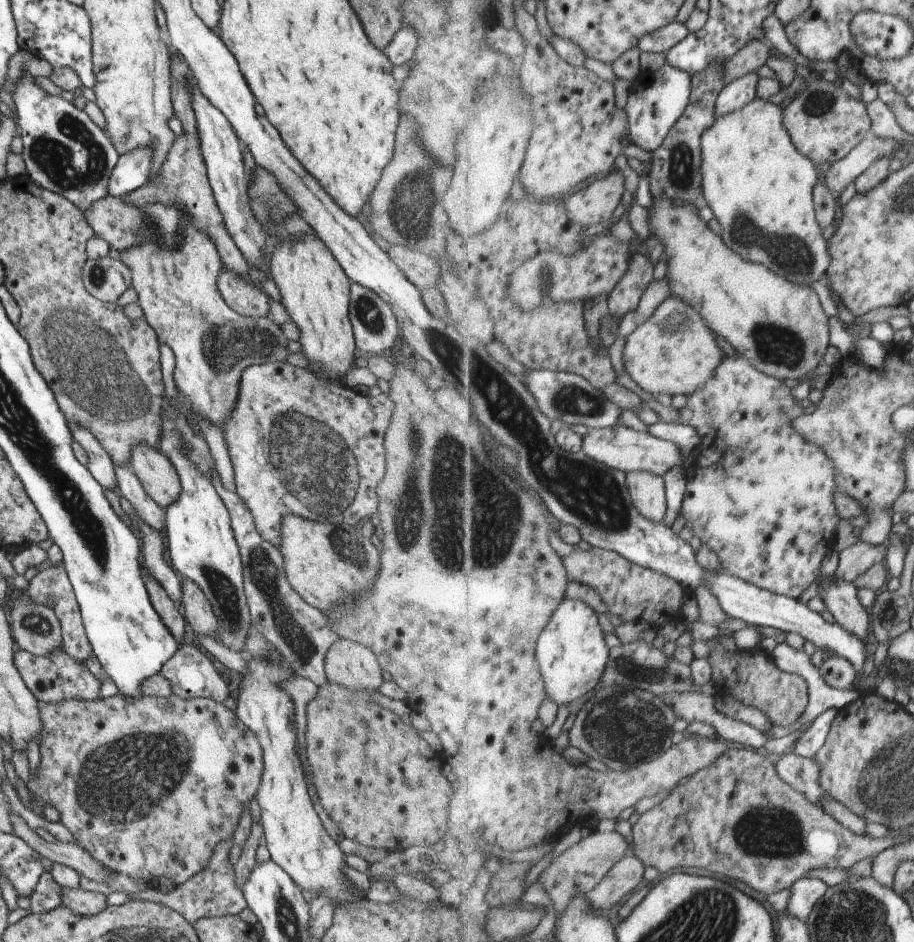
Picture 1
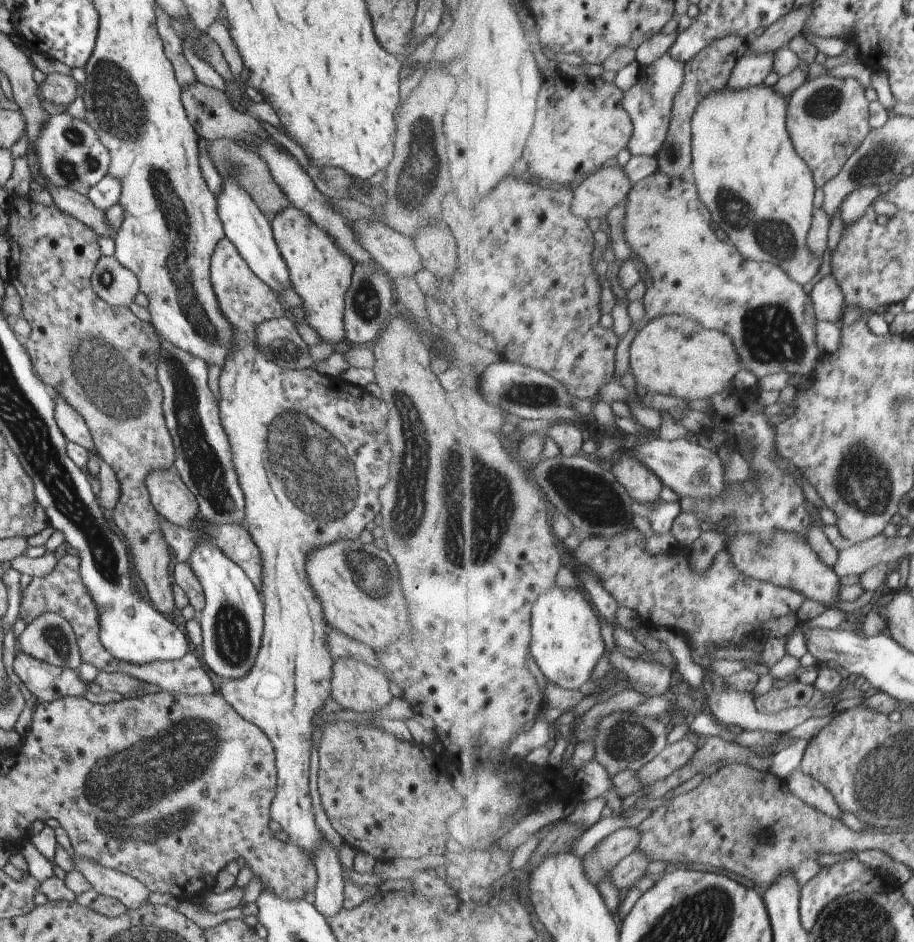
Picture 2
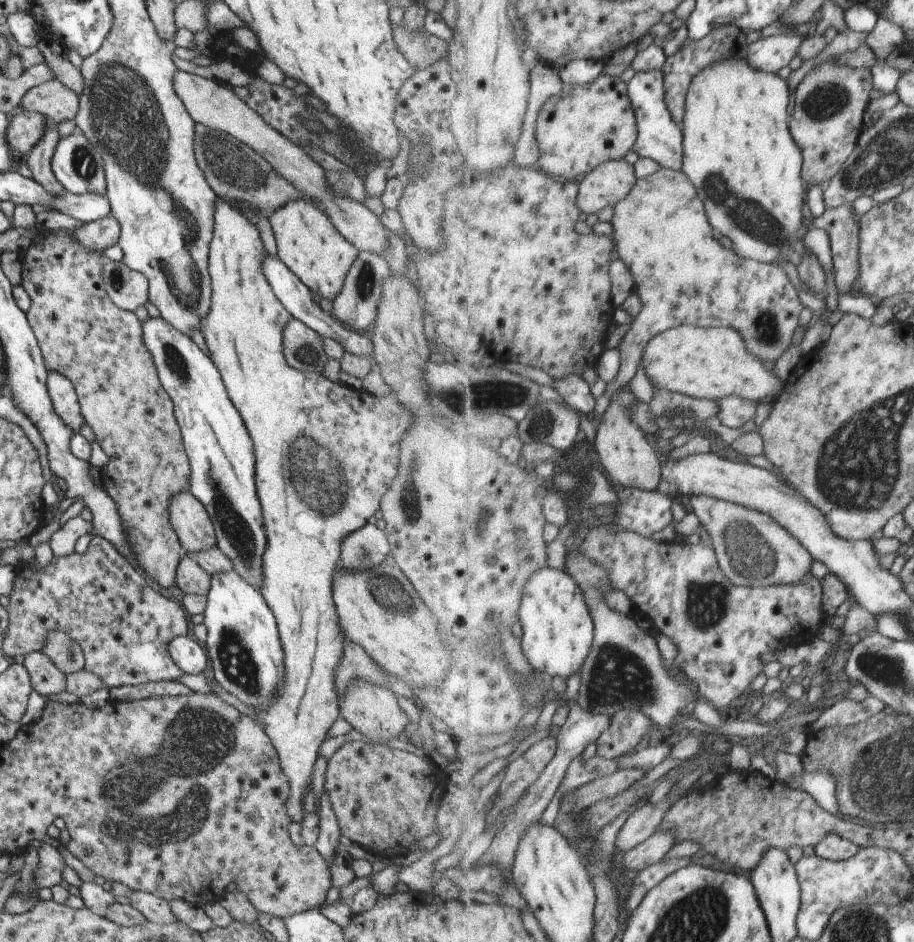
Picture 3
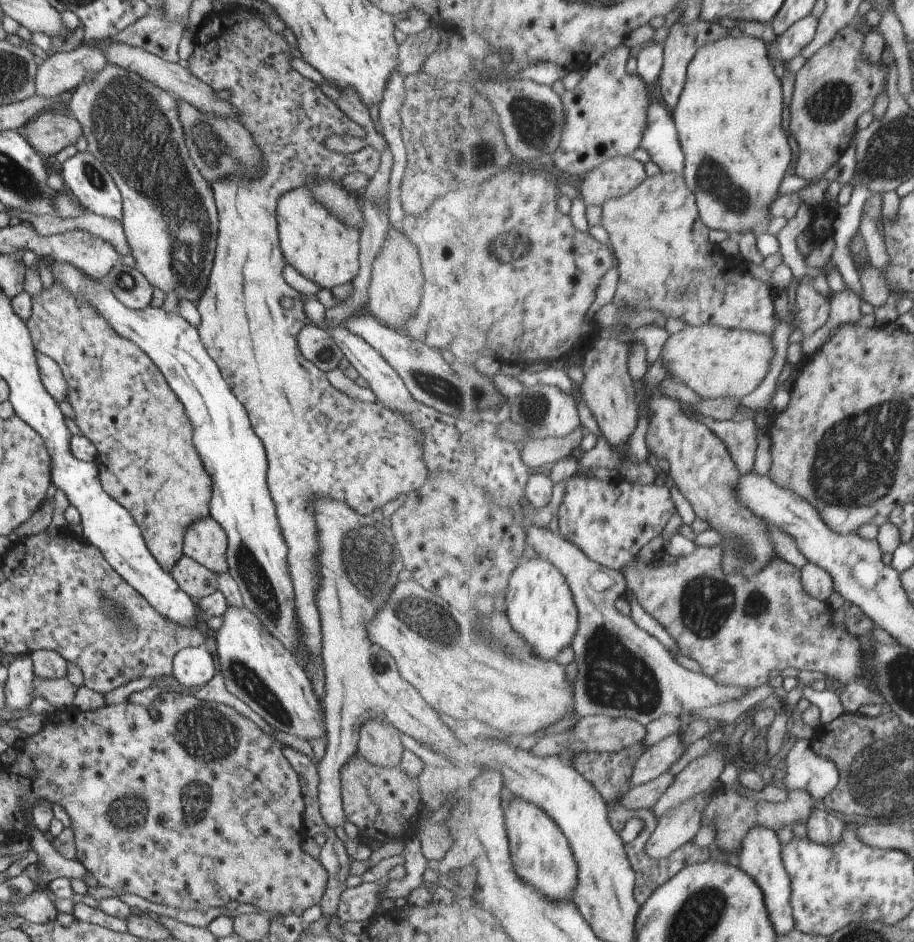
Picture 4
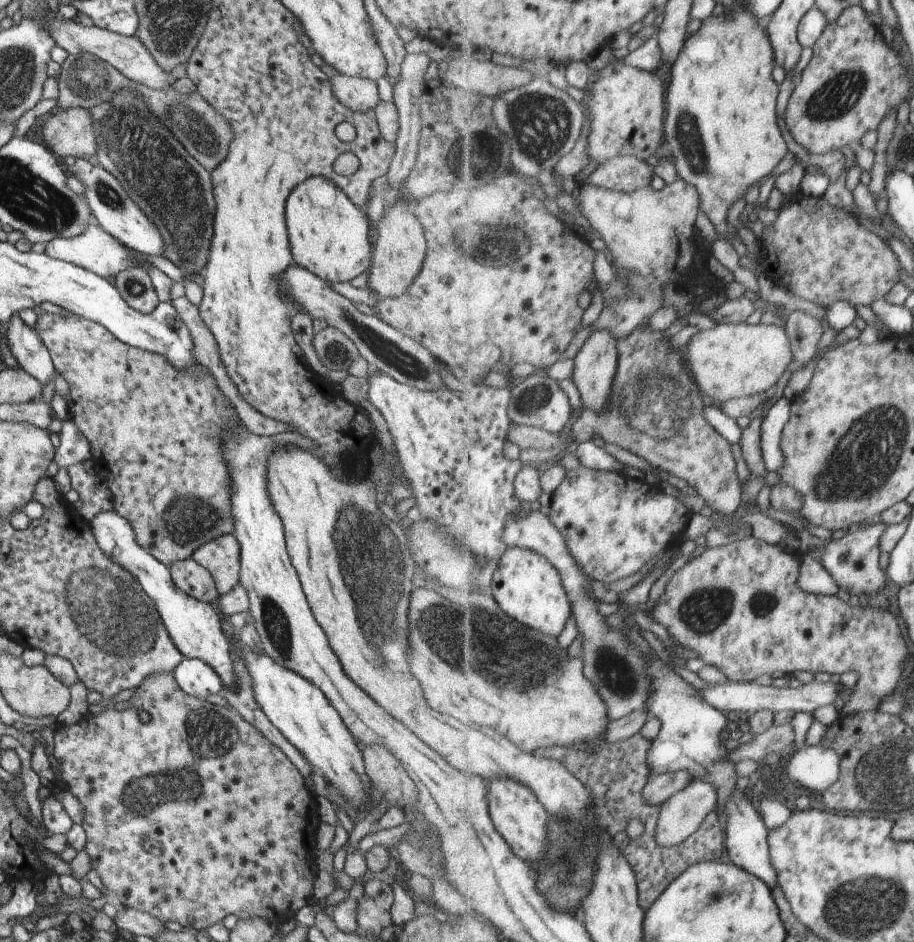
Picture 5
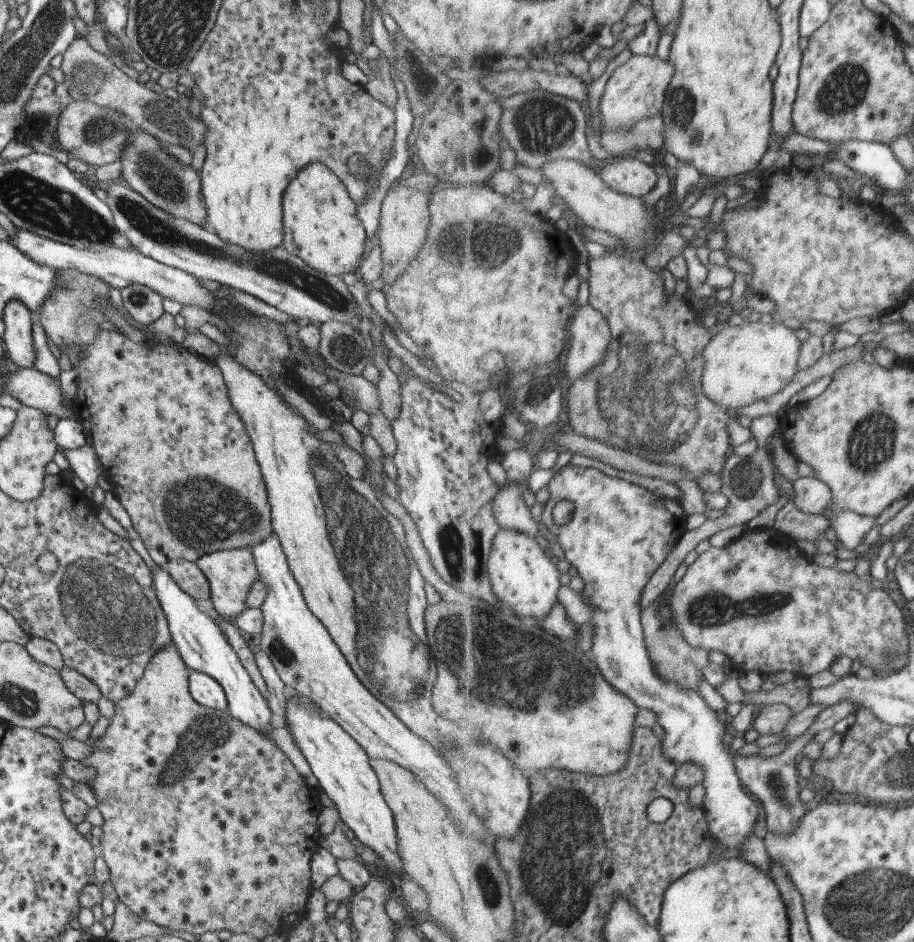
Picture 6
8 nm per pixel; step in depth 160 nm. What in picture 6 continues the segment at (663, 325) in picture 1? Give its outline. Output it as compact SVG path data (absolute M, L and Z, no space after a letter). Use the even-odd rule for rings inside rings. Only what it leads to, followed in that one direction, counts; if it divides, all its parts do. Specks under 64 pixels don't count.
M733 320L732 323L723 325L716 330L715 336L704 350L706 360L702 378L704 393L715 403L724 406L731 412L775 396L791 384L791 381L800 371L798 362L802 353L802 344L792 324L783 324L772 321L749 322Z

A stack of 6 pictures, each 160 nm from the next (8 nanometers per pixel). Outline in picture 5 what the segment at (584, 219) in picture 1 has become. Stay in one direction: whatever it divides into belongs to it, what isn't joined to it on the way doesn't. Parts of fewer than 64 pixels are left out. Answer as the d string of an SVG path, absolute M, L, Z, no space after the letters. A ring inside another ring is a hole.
M621 155L598 165L589 180L595 186L632 193L651 184L654 169L644 159Z

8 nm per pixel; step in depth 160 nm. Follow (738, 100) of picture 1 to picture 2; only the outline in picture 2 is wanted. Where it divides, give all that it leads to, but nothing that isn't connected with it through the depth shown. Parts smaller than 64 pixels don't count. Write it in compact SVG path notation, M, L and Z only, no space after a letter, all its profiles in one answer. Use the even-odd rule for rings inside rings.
M747 51L747 54L742 56L735 65L728 82L729 89L763 85L765 78L773 72L773 62L775 62L775 51L764 53Z

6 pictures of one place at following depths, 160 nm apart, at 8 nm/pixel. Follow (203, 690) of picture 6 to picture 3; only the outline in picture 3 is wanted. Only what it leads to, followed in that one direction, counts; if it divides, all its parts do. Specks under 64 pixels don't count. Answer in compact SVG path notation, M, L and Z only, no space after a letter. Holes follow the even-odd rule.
M192 634L173 637L168 642L171 660L185 674L199 674L207 666L207 658Z

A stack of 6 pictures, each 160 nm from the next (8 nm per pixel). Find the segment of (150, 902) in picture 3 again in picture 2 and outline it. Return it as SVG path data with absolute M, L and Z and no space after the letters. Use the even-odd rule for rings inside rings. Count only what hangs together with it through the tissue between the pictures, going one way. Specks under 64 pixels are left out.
M75 854L71 859L74 869L87 879L98 895L119 900L127 910L135 910L149 904L147 896L151 891L136 878L89 862Z

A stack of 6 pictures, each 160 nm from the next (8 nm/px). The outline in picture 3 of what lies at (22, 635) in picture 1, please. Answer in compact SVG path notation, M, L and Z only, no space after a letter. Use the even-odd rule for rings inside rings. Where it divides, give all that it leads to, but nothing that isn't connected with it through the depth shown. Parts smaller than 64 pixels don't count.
M50 631L46 634L40 650L64 674L80 671L84 658L80 646L63 631Z

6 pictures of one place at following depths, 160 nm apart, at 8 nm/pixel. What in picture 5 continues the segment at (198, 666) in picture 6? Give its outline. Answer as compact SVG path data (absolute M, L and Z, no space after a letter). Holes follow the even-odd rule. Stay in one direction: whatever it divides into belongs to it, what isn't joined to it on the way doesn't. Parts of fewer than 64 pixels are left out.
M115 510L95 515L89 521L89 526L102 553L115 564L128 570L128 573L135 577L144 590L145 596L155 605L161 624L183 658L201 659L217 673L223 689L233 690L233 692L239 690L231 661L232 648L223 635L221 617L215 606L194 599L191 595L179 590L179 587L176 587L172 581L169 568L163 566L163 563L138 545L132 526Z

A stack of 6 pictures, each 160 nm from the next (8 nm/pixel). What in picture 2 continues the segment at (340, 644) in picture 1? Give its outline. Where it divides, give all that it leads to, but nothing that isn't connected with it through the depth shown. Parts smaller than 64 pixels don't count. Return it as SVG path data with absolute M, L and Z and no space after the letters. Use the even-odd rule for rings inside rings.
M337 659L332 664L330 698L341 710L376 713L392 698L387 683L383 674L365 663Z

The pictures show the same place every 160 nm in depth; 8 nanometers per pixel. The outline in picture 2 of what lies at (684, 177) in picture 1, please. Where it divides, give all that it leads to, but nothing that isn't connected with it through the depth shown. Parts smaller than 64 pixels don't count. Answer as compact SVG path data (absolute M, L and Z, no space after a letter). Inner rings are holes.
M739 35L720 38L712 42L706 49L703 49L694 60L686 62L684 81L673 101L670 131L657 156L660 164L659 171L670 174L672 177L680 177L689 166L693 166L692 124L694 114L703 99L713 93L718 93L728 86L738 60L750 50L750 38L751 36L740 37Z

